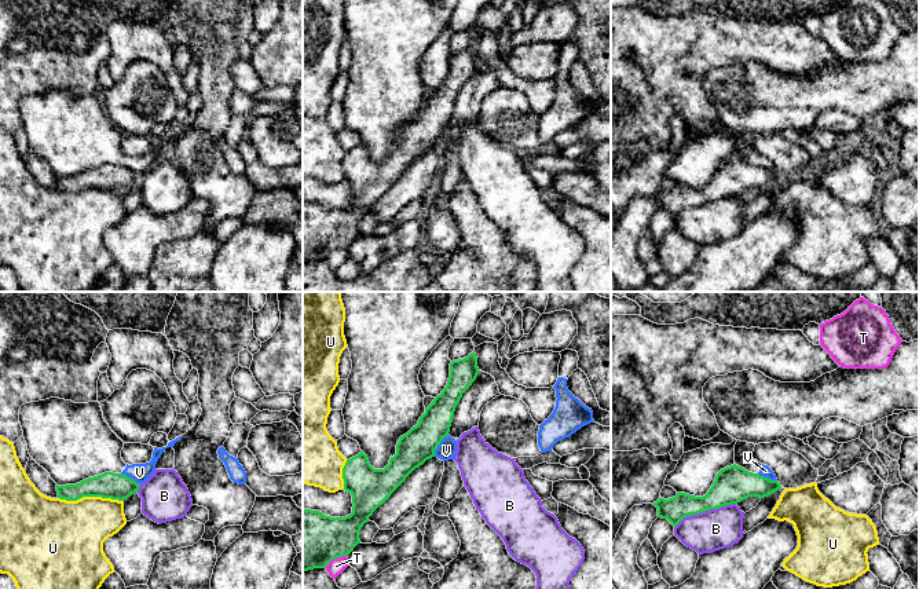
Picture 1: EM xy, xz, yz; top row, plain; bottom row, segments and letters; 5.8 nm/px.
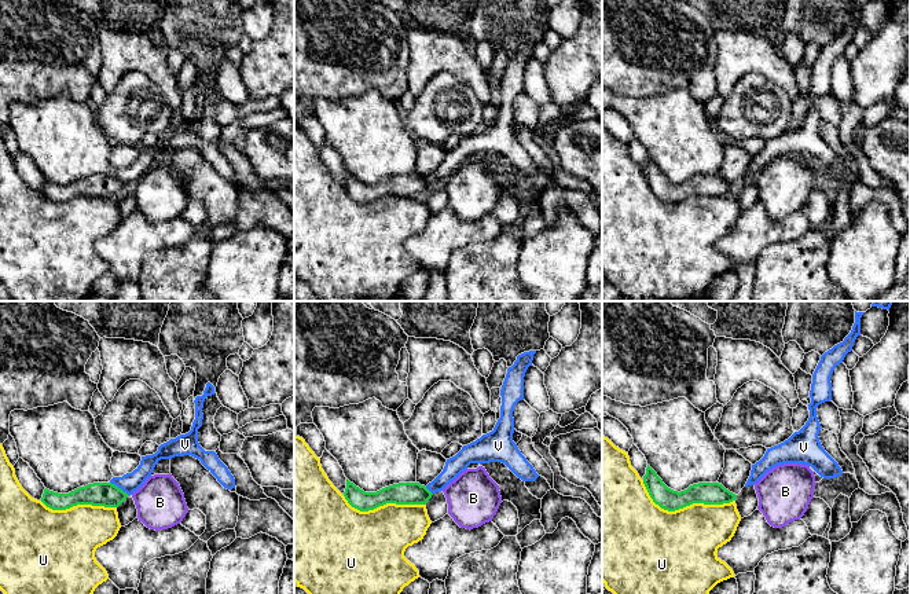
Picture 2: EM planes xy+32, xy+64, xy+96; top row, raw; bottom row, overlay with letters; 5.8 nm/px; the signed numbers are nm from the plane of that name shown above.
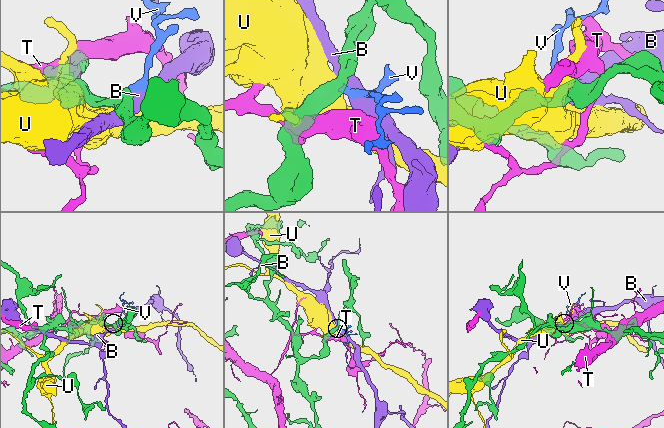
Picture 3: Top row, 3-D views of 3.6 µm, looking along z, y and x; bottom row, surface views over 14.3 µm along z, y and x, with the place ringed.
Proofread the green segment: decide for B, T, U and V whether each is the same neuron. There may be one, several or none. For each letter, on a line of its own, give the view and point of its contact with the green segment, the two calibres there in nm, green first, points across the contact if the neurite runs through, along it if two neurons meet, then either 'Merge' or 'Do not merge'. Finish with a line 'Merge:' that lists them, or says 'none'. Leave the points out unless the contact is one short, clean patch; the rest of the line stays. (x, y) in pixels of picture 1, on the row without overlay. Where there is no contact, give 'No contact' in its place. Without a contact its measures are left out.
B: Touches green at yz (705, 202). Thickness 220 nm (green) against 240 nm. Do not merge
T: Touches green at xz (334, 249). Thickness 360 nm (green) against 90 nm. Do not merge
U: Touches green at xy (91, 187). Thickness 160 nm (green) against 380 nm. Do not merge
V: Touches green at xz (439, 135). Thickness 200 nm (green) against 110 nm. Boundary: xz (449, 127), (440, 134), (434, 147). Do not merge
Merge: none

